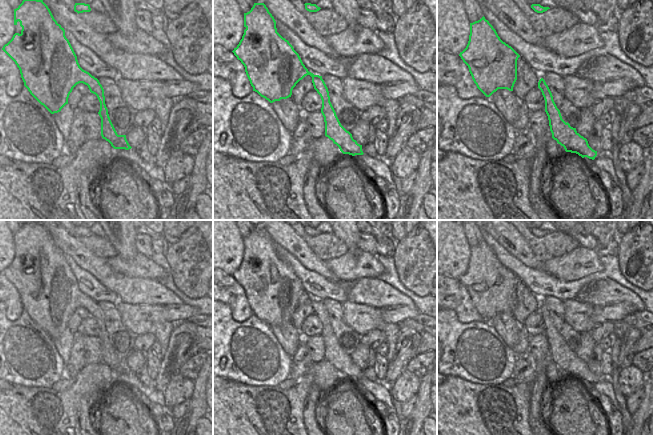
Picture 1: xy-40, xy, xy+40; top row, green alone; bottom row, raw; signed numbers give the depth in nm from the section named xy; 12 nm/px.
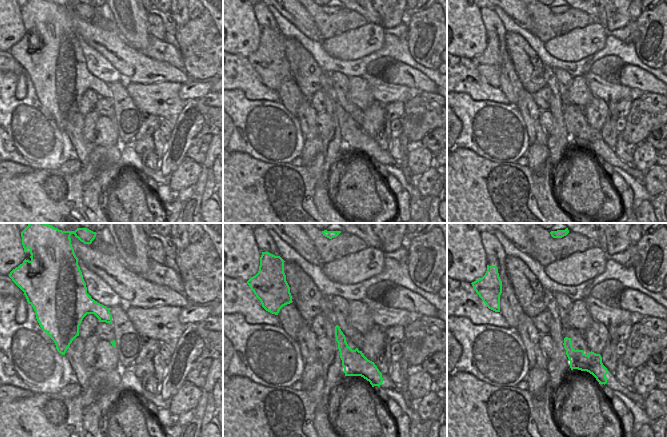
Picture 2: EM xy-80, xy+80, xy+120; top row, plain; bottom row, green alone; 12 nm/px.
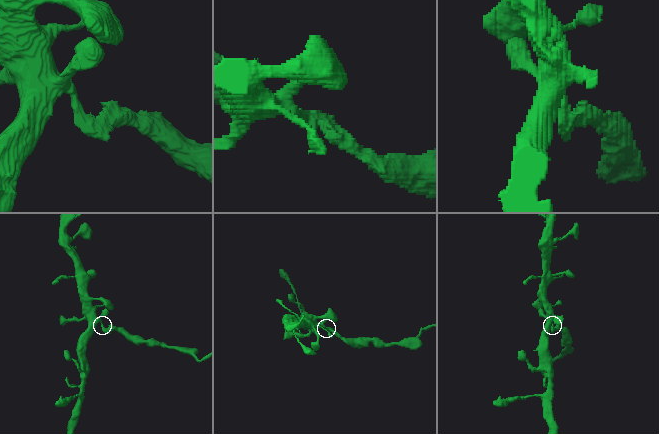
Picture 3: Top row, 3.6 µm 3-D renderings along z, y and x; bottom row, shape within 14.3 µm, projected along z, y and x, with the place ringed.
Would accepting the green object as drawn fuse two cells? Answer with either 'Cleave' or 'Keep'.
Cleave.

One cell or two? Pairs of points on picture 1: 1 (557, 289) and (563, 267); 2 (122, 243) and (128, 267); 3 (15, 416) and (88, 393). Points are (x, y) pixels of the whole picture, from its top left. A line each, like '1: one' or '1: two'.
1: two
2: two
3: one

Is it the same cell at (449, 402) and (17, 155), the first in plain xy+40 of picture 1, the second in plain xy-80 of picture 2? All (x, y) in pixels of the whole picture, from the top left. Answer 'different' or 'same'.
different

